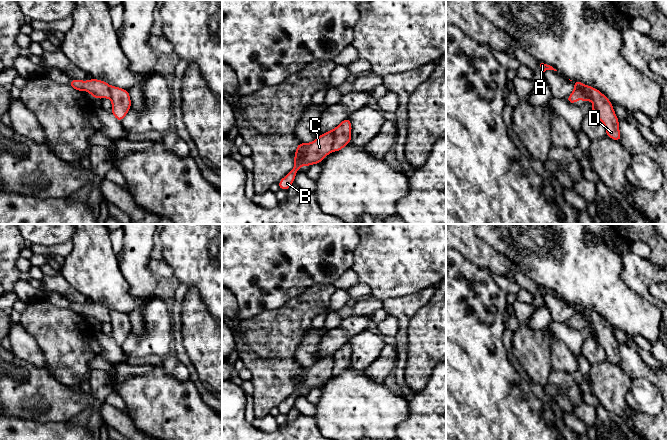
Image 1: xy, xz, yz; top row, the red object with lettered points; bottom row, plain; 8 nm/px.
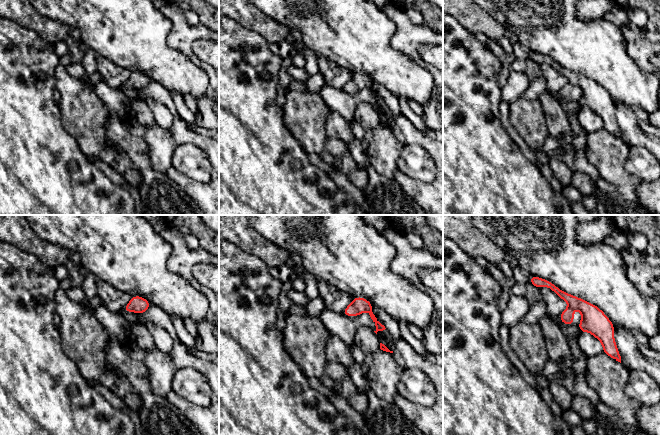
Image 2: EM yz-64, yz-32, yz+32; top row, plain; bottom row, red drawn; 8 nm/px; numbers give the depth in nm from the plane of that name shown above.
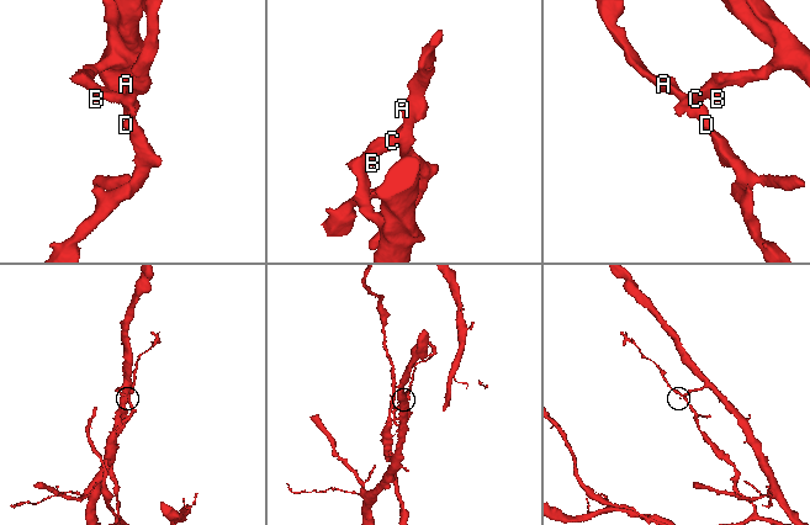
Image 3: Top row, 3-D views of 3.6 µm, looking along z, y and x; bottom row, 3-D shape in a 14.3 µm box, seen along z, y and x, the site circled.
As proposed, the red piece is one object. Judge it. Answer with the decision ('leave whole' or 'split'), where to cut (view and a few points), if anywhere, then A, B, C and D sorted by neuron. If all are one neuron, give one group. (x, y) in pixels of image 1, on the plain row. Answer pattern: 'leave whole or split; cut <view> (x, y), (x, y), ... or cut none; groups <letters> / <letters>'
split; cut xz (334, 353), (332, 374); groups A D / B C

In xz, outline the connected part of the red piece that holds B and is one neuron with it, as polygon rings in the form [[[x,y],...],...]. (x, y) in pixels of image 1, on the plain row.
[[[334,353],[319,359],[311,367],[299,367],[294,378],[294,391],[277,408],[281,414],[287,415],[294,407],[295,400],[301,390],[319,388],[333,375],[335,366]]]

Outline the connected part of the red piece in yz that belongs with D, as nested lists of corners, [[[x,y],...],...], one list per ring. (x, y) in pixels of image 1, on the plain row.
[[[588,310],[588,323],[593,327],[591,336],[593,336],[605,350],[606,360],[621,366],[619,343],[614,336],[611,325],[598,313],[591,310]]]

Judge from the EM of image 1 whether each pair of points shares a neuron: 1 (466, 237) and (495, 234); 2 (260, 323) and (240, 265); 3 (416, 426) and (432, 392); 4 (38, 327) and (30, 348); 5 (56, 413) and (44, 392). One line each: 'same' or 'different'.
1: different
2: different
3: same
4: different
5: same

